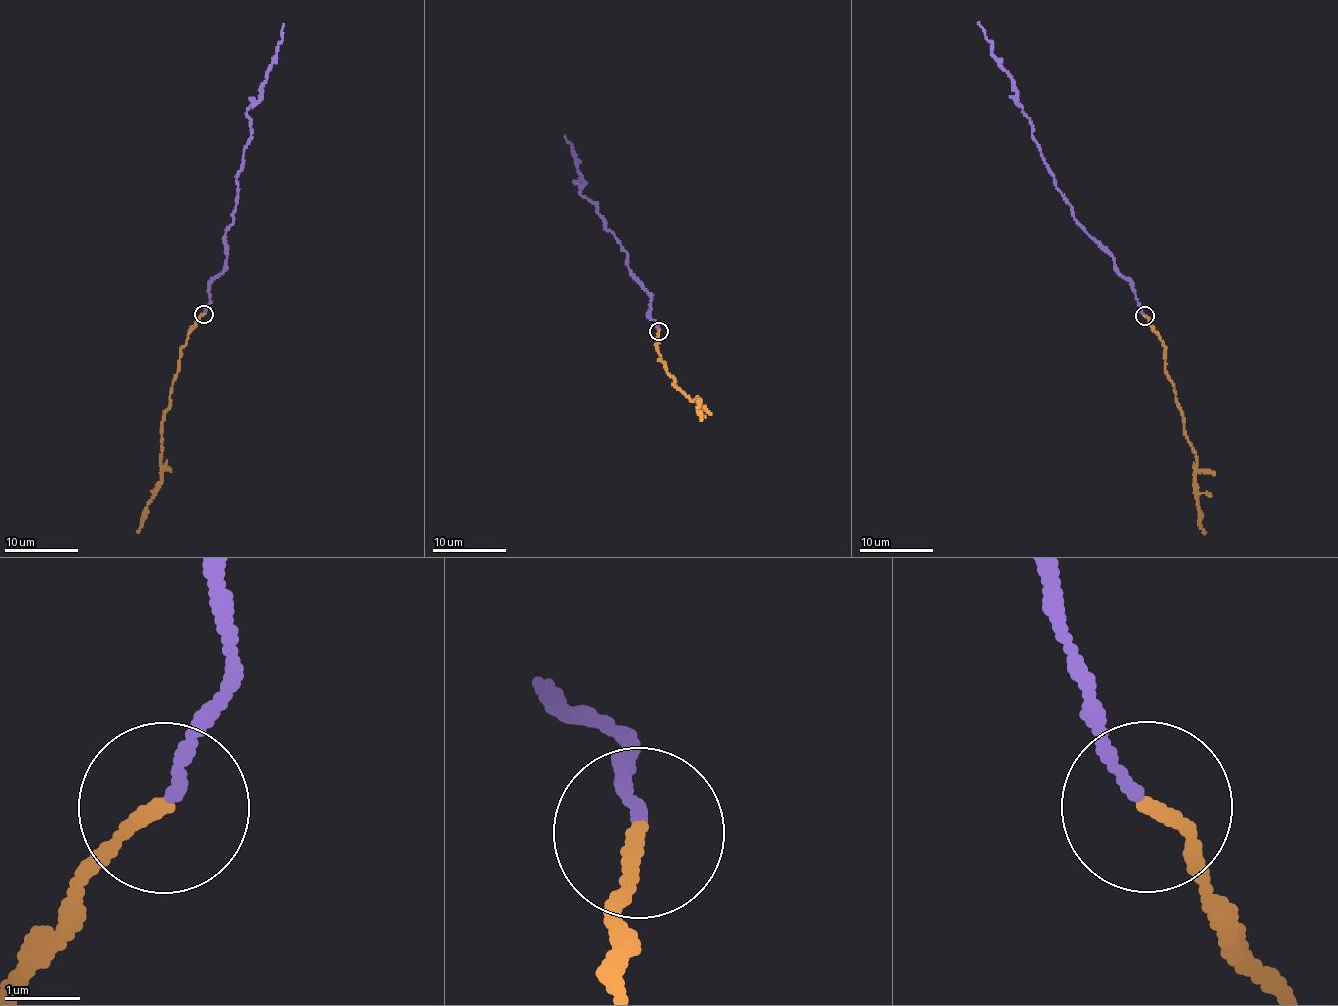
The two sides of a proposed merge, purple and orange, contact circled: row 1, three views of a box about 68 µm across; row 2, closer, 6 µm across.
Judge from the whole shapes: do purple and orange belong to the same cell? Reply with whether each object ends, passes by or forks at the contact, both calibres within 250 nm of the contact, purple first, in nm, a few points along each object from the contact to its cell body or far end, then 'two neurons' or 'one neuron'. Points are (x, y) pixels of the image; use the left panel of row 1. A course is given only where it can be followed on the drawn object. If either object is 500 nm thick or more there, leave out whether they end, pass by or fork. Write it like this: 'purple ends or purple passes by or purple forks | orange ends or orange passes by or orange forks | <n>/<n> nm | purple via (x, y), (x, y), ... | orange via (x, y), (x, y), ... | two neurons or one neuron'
purple ends | orange ends | 140/190 nm | purple via (204, 313), (226, 256), (224, 235), (251, 135), (247, 110), (258, 99), (284, 24) | orange via (203, 313), (181, 349), (179, 369), (162, 422), (160, 487), (146, 505), (146, 516), (137, 532) | two neurons

